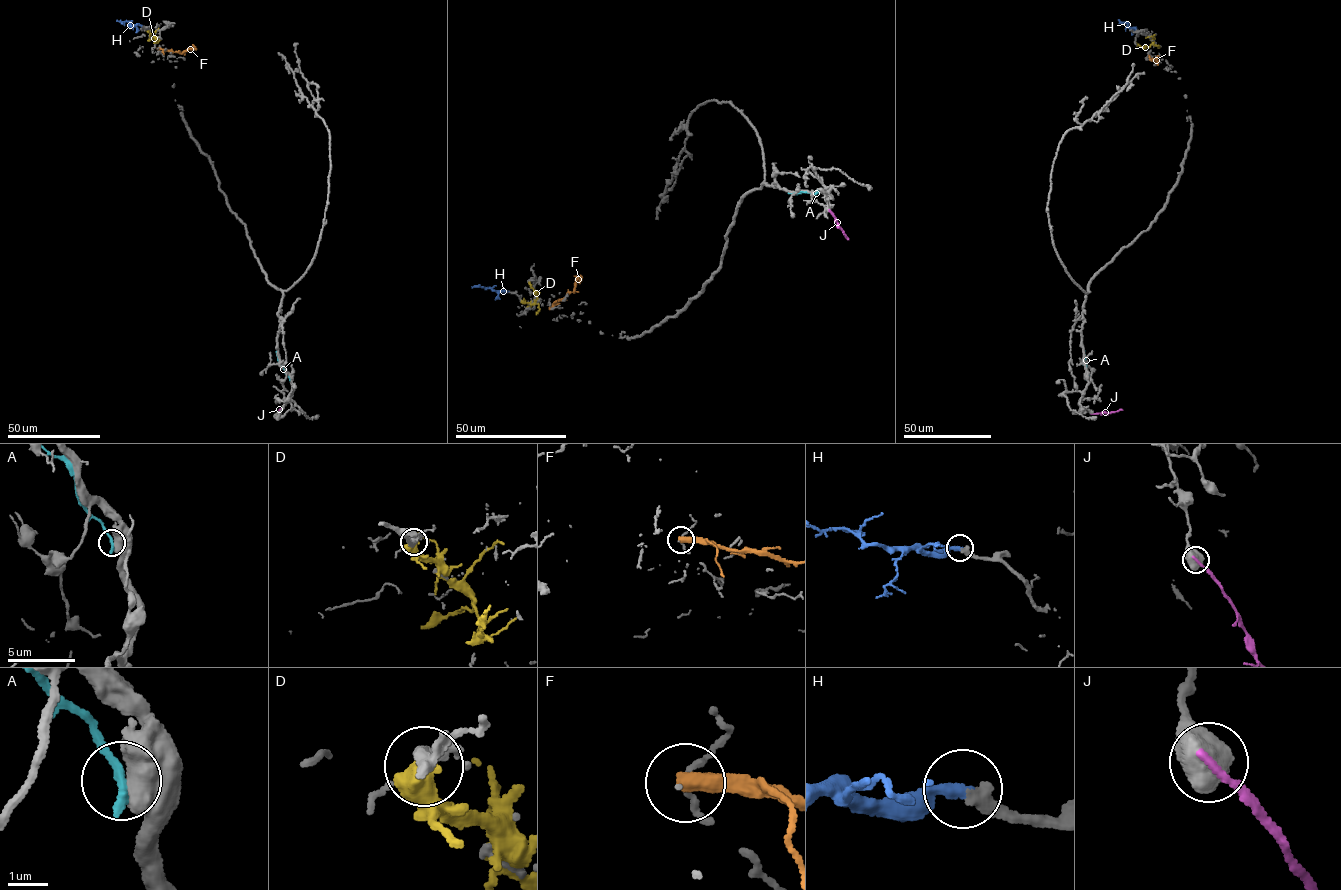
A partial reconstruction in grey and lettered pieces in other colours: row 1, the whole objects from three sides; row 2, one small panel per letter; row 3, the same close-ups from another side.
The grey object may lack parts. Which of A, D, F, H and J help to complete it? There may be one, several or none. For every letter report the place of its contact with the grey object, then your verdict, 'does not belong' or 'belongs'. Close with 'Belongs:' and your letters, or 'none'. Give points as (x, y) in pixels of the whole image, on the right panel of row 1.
A: meets grey at (1086, 377); does not belong
D: meets grey at (1147, 34); does not belong
F: meets grey at (1159, 56); does not belong
H: meets grey at (1136, 30); belongs
J: meets grey at (1091, 413); does not belong
Belongs: H

